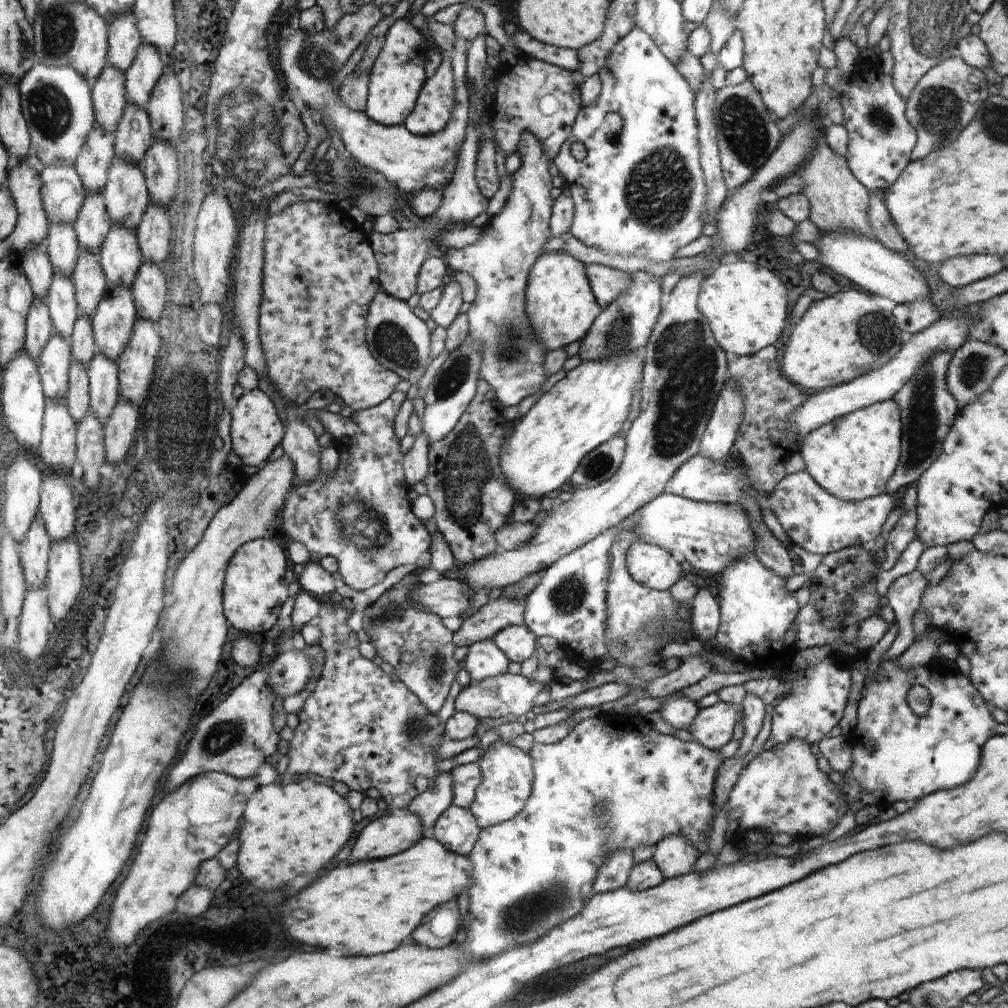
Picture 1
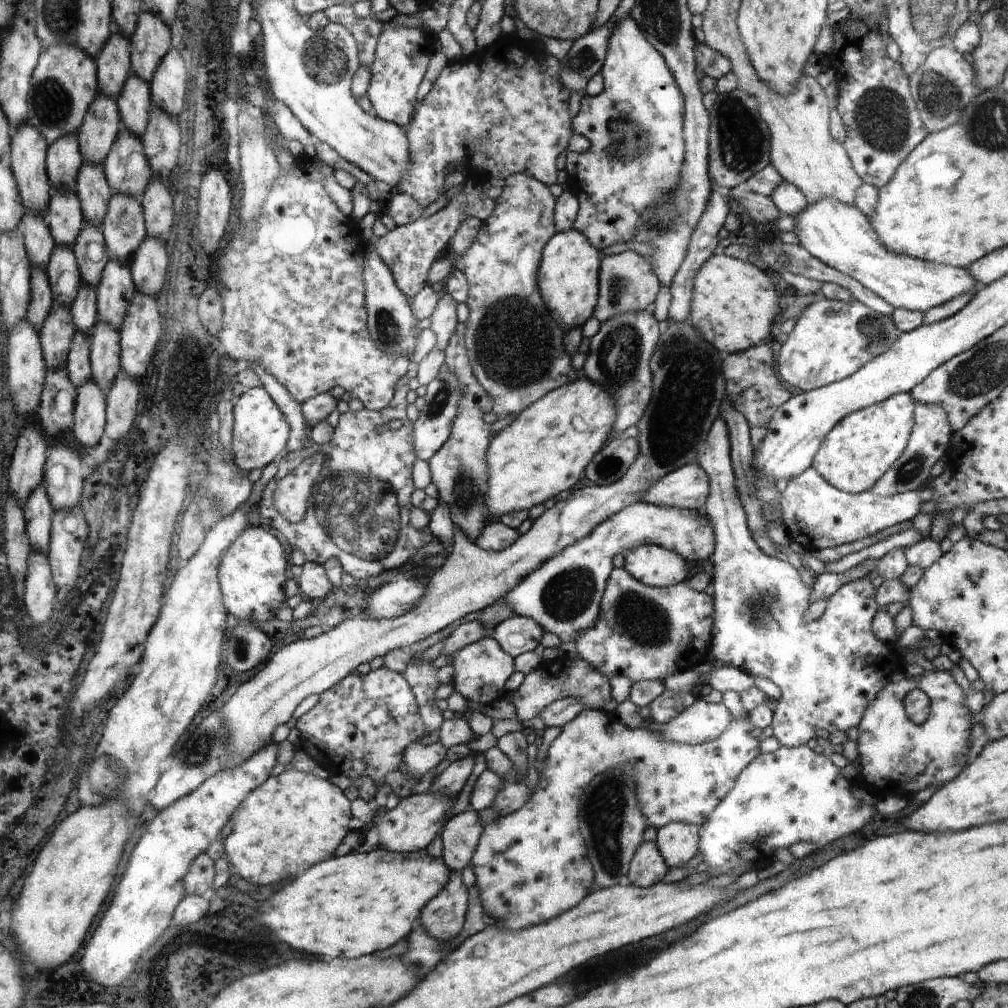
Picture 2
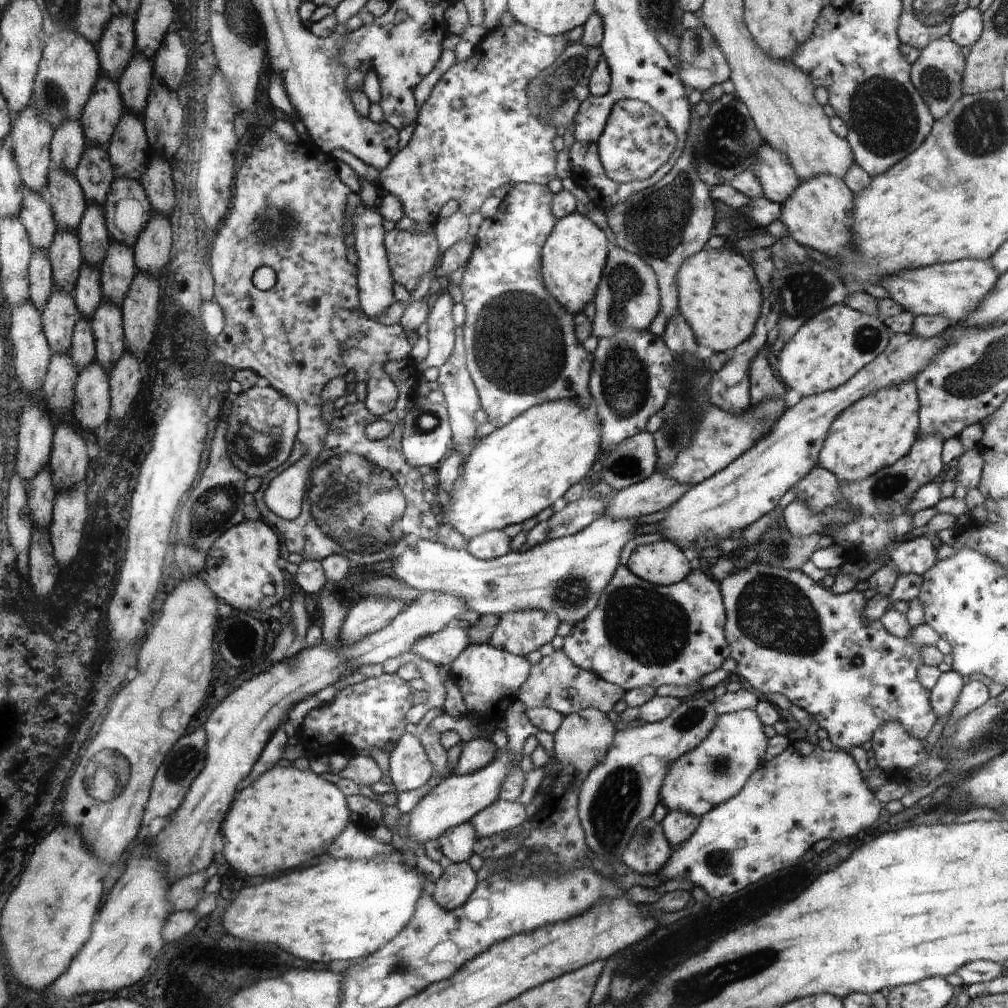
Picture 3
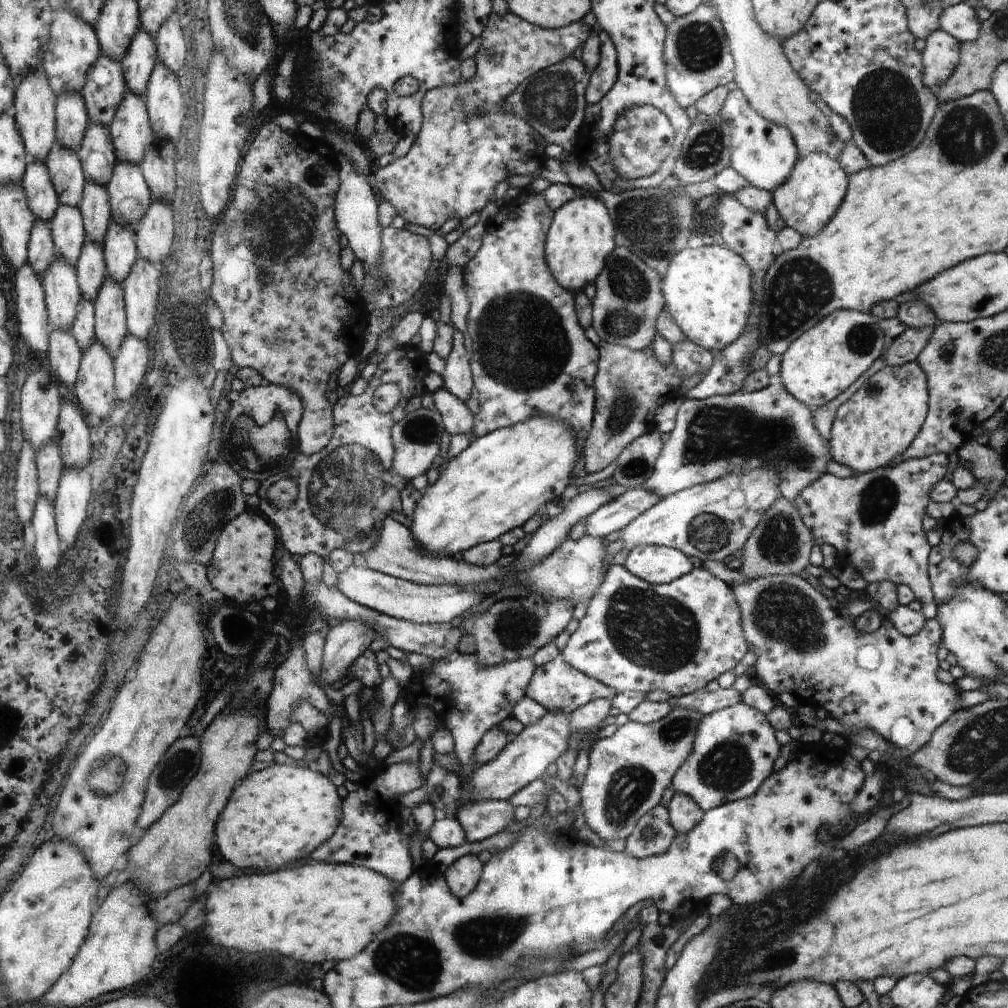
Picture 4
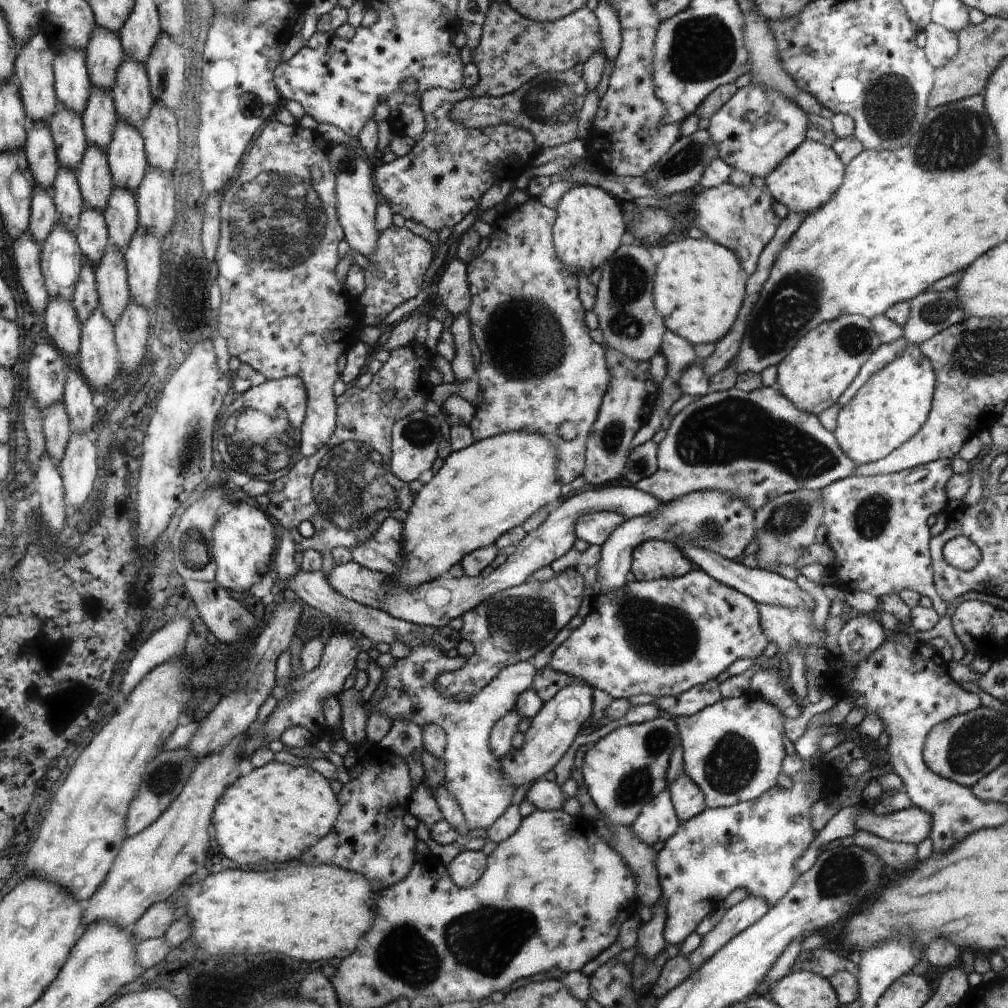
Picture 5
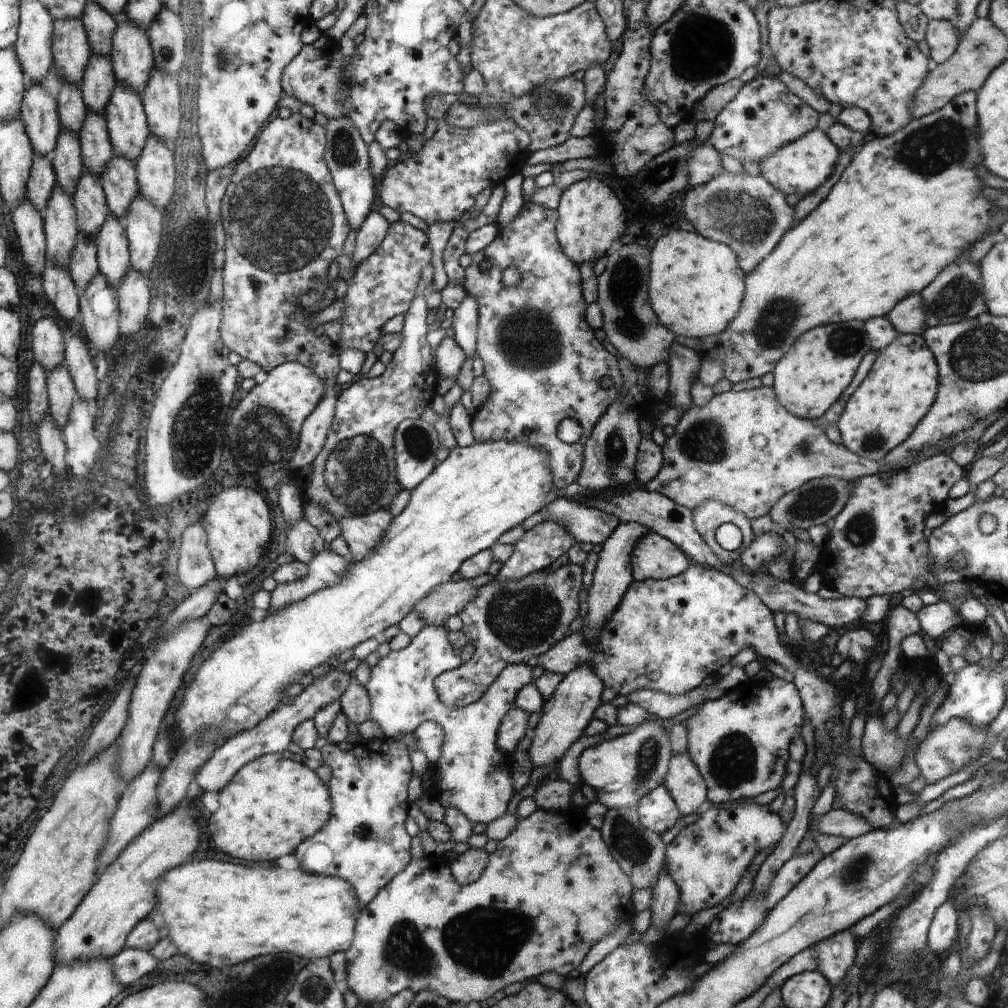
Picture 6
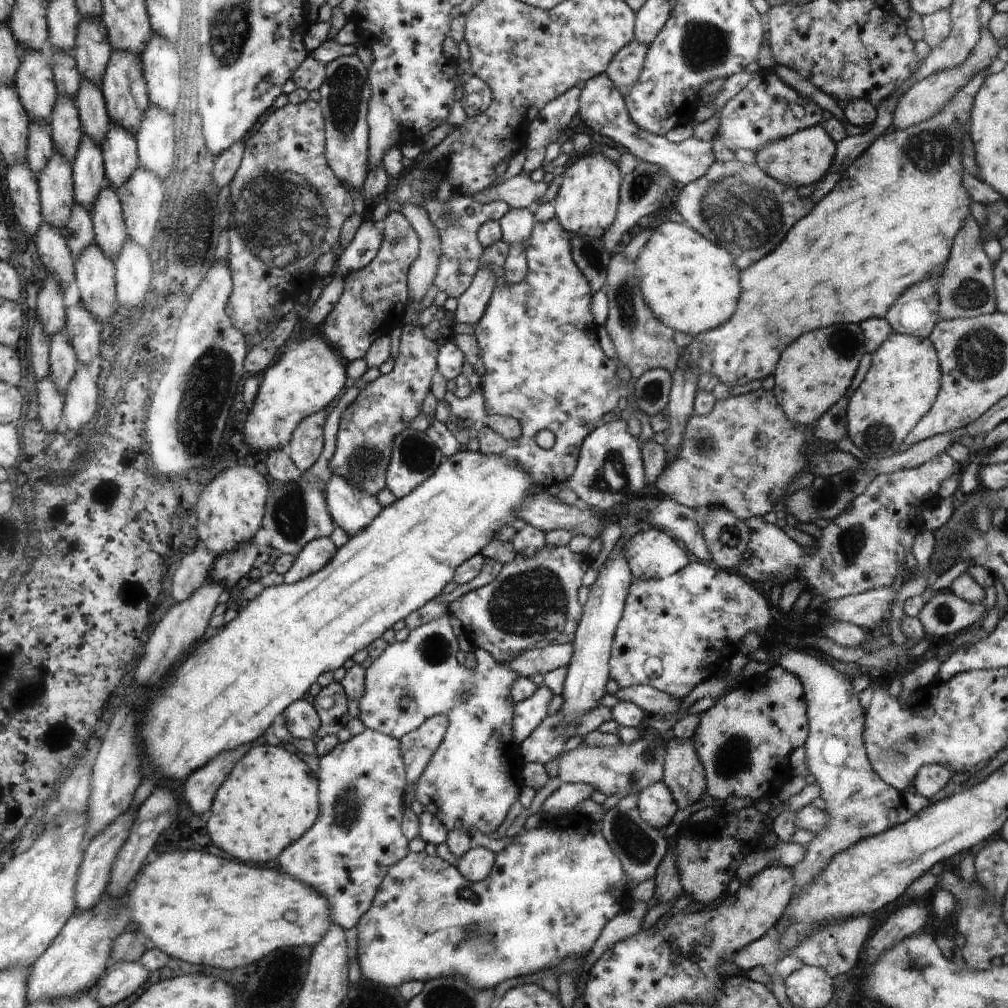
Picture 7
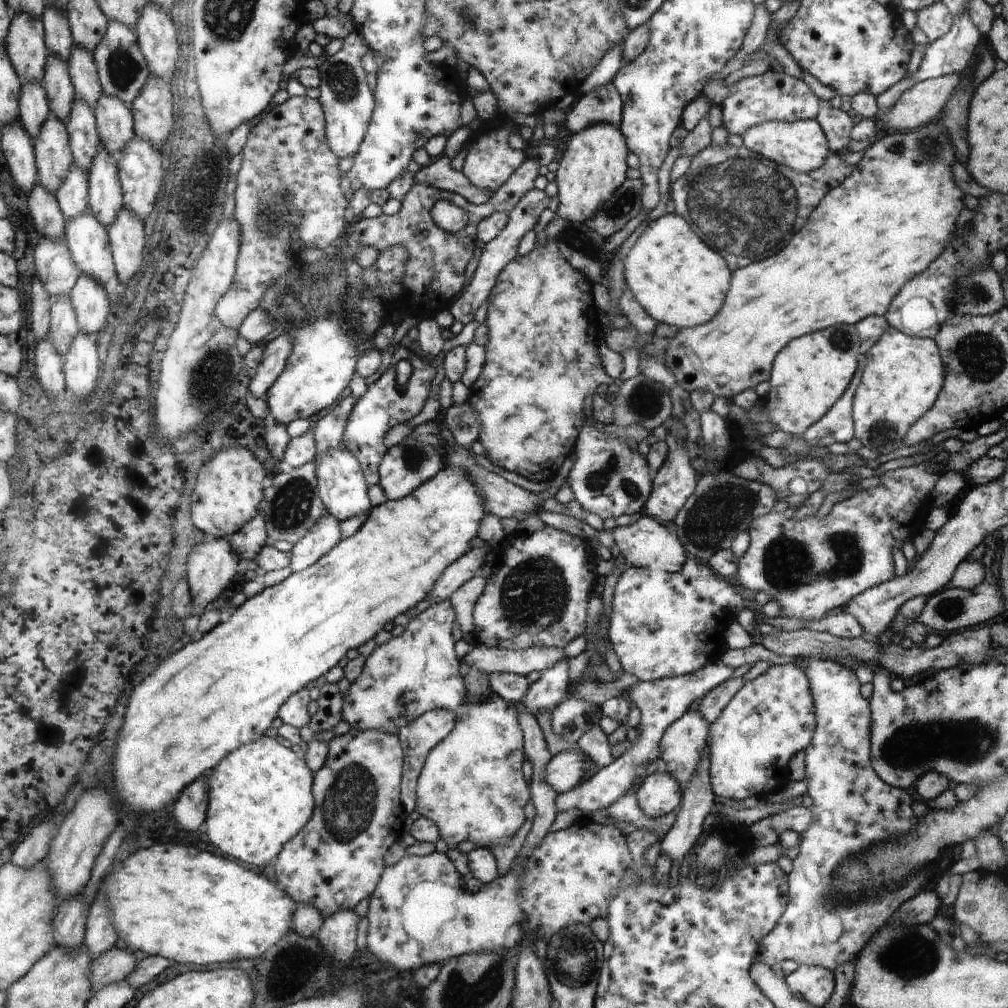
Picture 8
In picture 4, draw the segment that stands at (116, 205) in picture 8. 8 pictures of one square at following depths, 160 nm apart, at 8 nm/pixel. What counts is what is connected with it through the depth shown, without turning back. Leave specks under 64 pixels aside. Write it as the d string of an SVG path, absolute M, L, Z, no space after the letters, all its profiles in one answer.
M107 276L93 305L95 338L114 358L121 351L121 344L129 332L123 285Z

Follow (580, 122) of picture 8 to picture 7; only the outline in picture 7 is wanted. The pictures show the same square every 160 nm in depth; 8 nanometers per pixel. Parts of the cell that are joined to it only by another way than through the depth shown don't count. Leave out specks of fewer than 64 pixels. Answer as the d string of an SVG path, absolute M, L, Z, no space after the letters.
M606 73L589 78L579 96L577 121L582 121L592 130L599 132L606 138L618 142L638 160L646 161L665 168L674 182L679 186L687 185L707 173L715 160L711 141L701 141L692 136L679 143L670 142L665 136L661 137L639 126L630 118L625 107L621 92L614 86Z

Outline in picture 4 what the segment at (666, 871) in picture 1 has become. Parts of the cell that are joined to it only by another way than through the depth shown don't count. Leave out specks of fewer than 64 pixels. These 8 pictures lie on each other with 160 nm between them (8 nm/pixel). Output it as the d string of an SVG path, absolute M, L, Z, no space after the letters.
M676 793L667 806L671 825L678 835L688 834L703 817L703 810L693 798Z

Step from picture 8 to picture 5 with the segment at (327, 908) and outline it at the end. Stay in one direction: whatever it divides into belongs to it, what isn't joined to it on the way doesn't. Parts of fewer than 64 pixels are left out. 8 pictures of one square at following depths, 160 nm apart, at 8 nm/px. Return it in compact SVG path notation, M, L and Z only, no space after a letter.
M390 754L386 760L374 764L366 764L364 768L352 771L352 778L338 793L341 801L341 816L337 819L336 826L324 838L320 839L302 855L300 862L309 865L334 865L347 871L357 872L372 882L375 892L384 890L386 886L400 883L412 870L414 864L414 846L416 836L412 830L406 828L402 818L408 812L408 796L412 792L412 780L404 757Z

